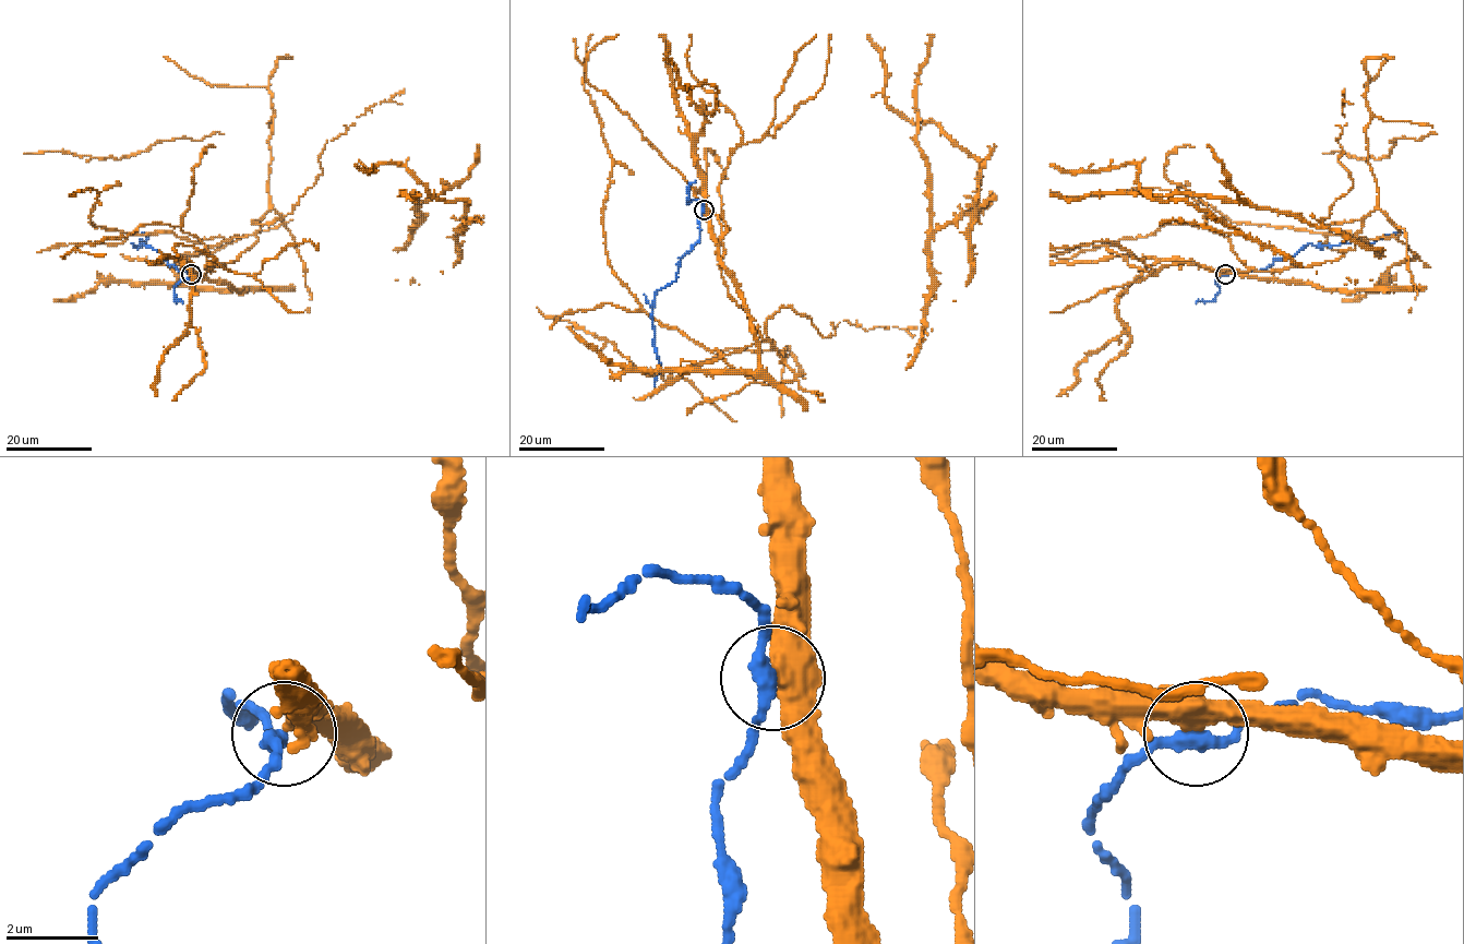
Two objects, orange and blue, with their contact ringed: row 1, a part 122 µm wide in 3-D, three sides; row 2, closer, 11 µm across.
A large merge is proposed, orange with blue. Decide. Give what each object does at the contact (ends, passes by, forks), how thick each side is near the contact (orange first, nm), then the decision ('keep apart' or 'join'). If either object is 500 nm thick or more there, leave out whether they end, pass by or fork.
orange passes by; blue passes by; 440 nm thick on the orange side, 300 nm on the other; join

